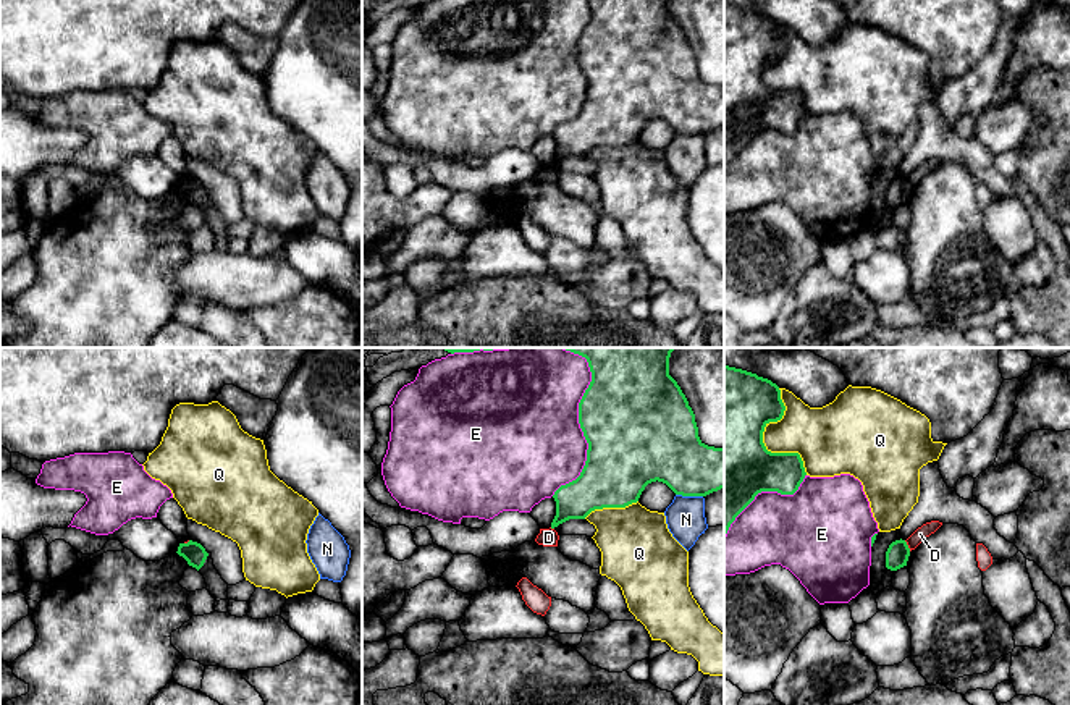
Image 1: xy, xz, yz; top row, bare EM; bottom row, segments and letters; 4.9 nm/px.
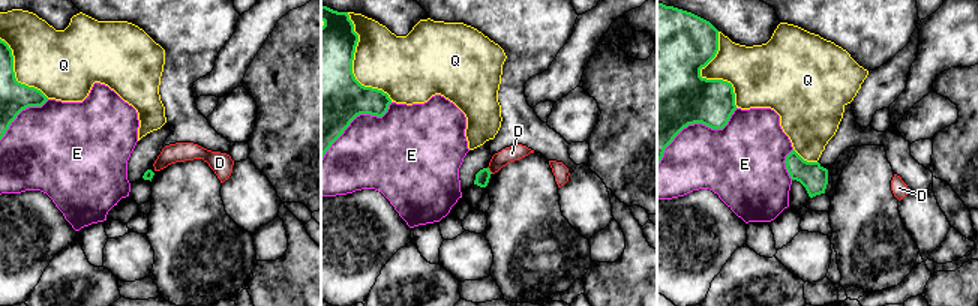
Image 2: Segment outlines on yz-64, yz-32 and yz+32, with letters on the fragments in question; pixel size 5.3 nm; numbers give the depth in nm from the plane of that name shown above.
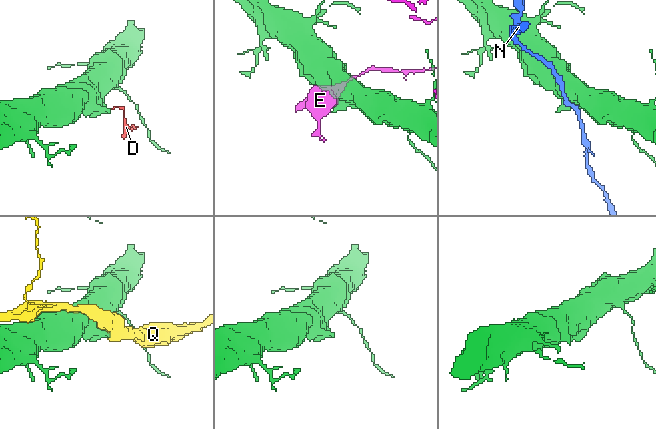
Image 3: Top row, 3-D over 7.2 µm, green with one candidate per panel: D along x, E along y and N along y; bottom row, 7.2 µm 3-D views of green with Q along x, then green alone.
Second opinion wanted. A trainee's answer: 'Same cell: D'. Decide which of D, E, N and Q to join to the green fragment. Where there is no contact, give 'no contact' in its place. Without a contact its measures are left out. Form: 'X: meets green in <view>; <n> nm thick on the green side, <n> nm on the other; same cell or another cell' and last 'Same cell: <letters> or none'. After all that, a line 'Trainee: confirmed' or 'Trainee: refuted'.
D: meets green in yz; 120 nm thick on the green side, 70 nm on the other; another cell
E: meets green in xz; 500 nm thick on the green side, 500 nm on the other; another cell
N: meets green in xz; 320 nm thick on the green side, 190 nm on the other; another cell
Q: meets green in yz; 440 nm thick on the green side, 240 nm on the other; another cell
Same cell: none
Trainee: refuted

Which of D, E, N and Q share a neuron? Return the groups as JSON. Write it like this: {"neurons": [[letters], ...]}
{"neurons": [["D"], ["E"], ["N"], ["Q"]]}

